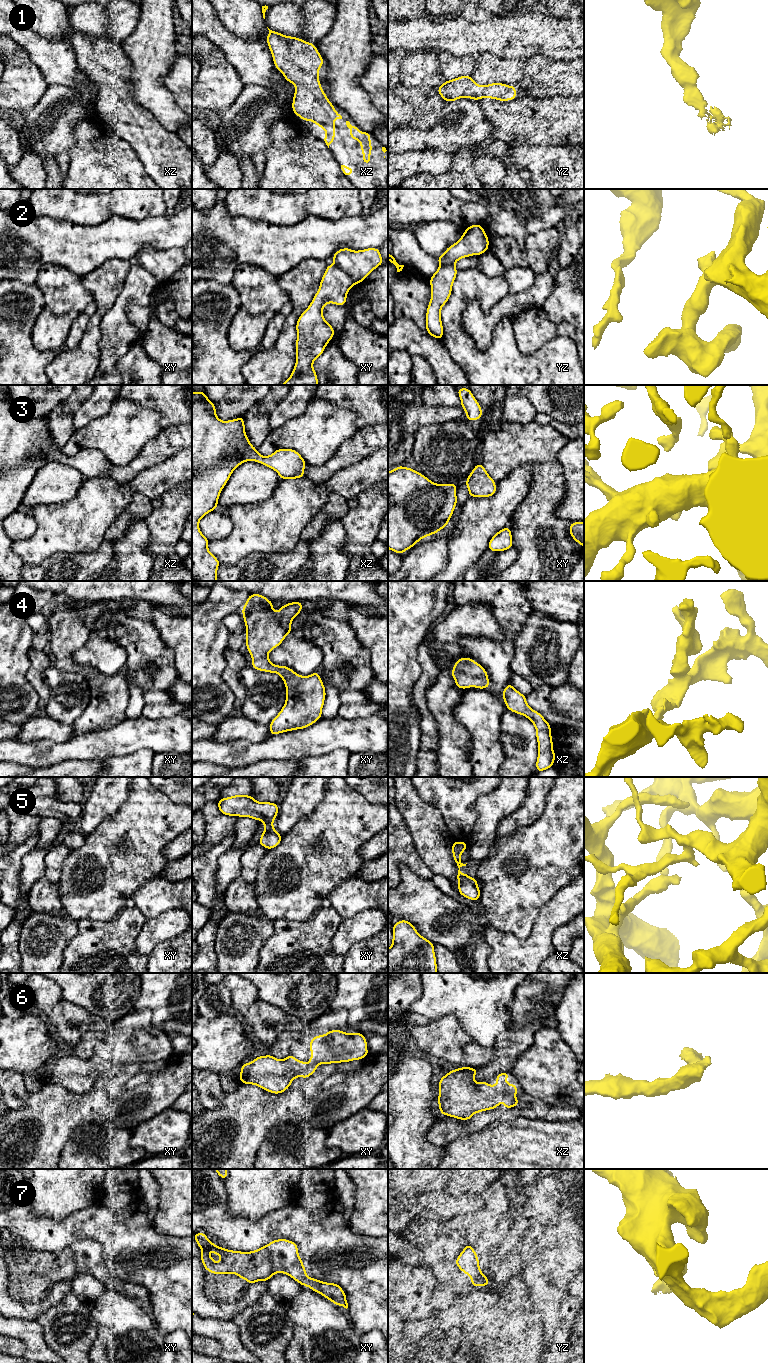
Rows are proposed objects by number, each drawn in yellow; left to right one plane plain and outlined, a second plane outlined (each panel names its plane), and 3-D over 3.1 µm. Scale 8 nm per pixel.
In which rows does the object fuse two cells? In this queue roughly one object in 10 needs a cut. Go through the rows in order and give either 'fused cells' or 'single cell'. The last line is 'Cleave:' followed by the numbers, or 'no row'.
1: single cell
2: fused cells
3: single cell
4: single cell
5: single cell
6: single cell
7: single cell
Cleave: 2

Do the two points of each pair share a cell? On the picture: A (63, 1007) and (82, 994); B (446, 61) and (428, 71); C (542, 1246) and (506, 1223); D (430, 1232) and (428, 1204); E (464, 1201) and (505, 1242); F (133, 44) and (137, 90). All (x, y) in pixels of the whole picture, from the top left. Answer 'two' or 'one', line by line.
A: two
B: two
C: two
D: two
E: two
F: one

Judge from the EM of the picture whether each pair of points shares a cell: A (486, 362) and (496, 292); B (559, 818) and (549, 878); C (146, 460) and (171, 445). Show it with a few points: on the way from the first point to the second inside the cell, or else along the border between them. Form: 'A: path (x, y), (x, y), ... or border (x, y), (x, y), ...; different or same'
A: path (460, 342), (455, 337), (455, 306), (470, 292); same
B: path (559, 833), (559, 846), (549, 856), (549, 863); same
C: path (152, 454), (165, 445); same

